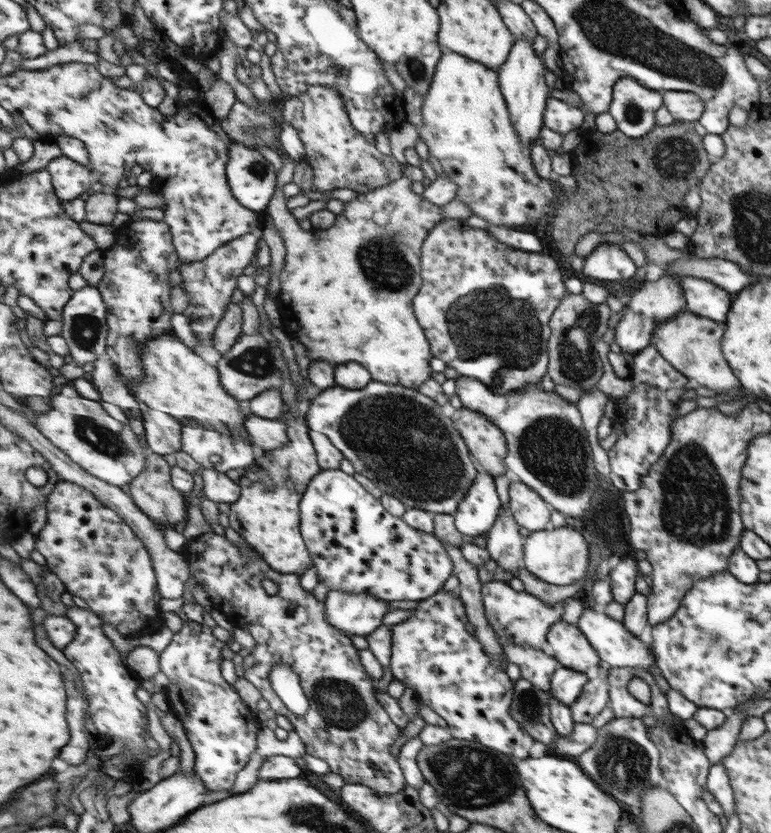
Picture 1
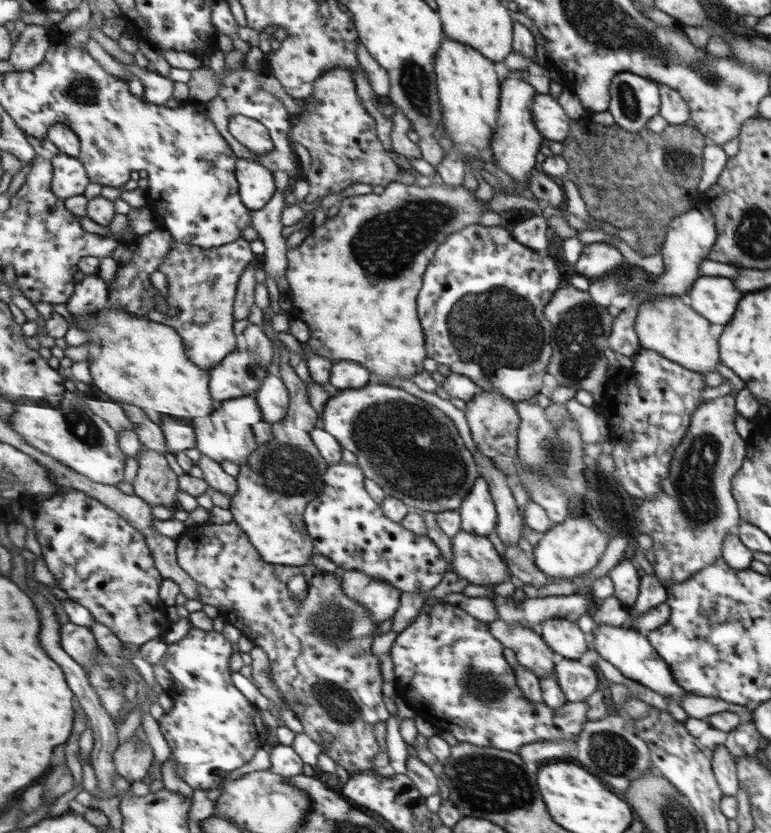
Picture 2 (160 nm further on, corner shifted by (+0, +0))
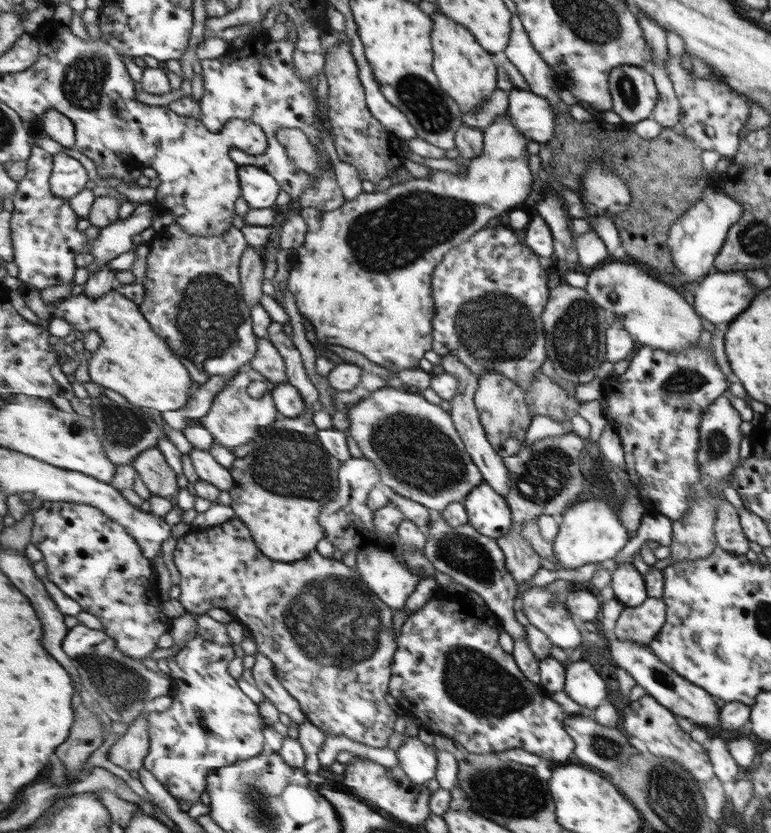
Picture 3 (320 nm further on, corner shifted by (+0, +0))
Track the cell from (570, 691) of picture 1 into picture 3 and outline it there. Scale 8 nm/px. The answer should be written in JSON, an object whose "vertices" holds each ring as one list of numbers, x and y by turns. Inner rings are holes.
{"vertices":[[583,660,569,663,564,667,564,690,562,696,573,700,586,710,593,710,607,696,605,682,596,670]]}

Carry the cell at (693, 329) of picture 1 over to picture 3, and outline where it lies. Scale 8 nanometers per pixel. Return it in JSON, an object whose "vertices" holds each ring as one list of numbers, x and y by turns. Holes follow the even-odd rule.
{"vertices":[[612,260,605,262,586,272,586,285,583,289,599,308,613,312,615,320,621,321,621,325,639,346,667,353,681,352,699,344,699,330,703,329,693,308,675,290,657,282,635,266]]}

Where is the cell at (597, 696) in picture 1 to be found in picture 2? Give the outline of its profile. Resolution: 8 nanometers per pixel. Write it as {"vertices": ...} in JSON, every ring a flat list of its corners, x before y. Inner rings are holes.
{"vertices":[[438,603,426,606,411,624,398,633,391,649,398,678,398,696,409,704,416,714,433,722,445,722,460,742,519,752,521,747,541,740,561,740,580,734,586,721,589,702,565,701,563,706,549,710,543,703,530,701,518,683,516,669,503,656,503,643,491,634,491,626,477,617,465,614,453,606]]}

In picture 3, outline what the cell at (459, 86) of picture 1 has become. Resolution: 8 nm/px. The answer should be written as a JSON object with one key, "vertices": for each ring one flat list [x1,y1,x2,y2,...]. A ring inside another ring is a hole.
{"vertices":[[440,8,432,14,434,48,434,71,442,87,453,97,463,110,463,114,473,114,497,88,497,66,493,54,477,40,477,37,465,25,454,21]]}

